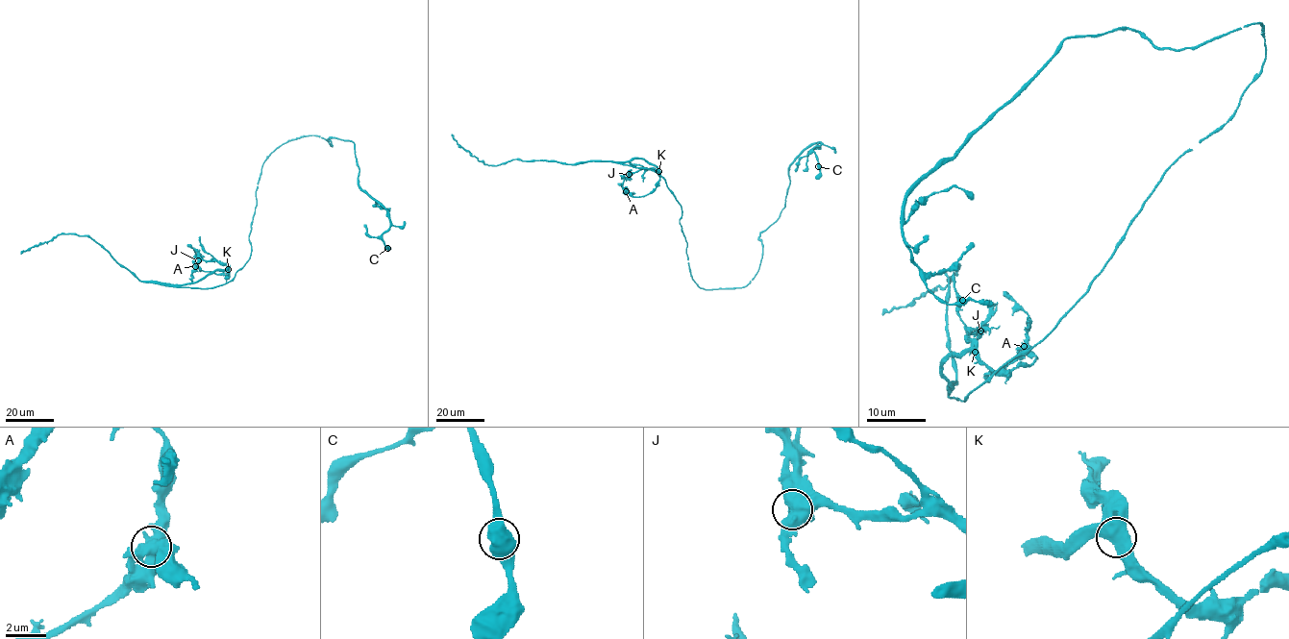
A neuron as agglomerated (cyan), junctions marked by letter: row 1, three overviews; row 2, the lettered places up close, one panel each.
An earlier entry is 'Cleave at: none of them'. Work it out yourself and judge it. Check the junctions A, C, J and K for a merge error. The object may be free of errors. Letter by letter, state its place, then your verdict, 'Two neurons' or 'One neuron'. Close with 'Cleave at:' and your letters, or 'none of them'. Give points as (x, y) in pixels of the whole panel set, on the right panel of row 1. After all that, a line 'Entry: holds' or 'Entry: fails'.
A: Place: (1024, 346). Two neurons
C: Place: (962, 300). One neuron
J: Place: (980, 331). One neuron
K: Place: (975, 352). One neuron
Cleave at: A
Entry: fails

